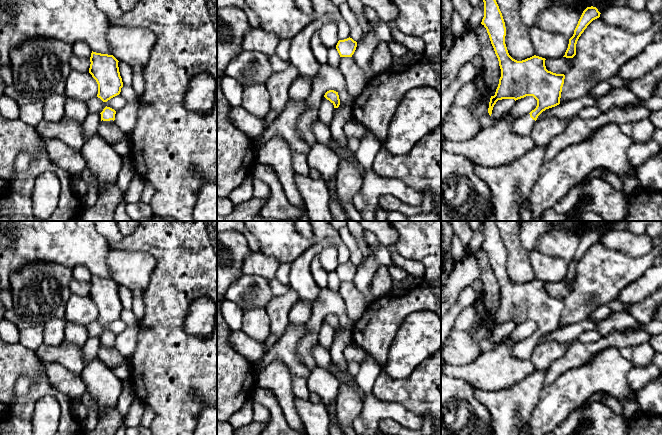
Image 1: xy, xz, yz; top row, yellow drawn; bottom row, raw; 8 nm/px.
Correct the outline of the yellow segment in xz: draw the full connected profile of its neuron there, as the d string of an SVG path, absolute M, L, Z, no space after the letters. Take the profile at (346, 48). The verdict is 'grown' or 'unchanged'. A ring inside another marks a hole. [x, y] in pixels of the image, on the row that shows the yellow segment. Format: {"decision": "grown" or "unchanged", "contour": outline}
{"decision": "unchanged", "contour": "M347 38L344 40L339 40L336 49L340 57L352 57L357 47L357 42L352 38Z"}

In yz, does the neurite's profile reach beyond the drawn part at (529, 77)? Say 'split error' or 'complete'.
split error

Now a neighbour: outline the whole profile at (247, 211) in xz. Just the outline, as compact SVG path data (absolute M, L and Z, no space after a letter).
M253 197L246 203L236 205L230 215L224 216L224 221L252 221L260 214L267 200L268 197L264 199Z

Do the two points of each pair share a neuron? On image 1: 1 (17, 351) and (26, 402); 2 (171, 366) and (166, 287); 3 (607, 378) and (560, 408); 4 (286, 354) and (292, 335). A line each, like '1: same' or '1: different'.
1: same
2: same
3: same
4: same

